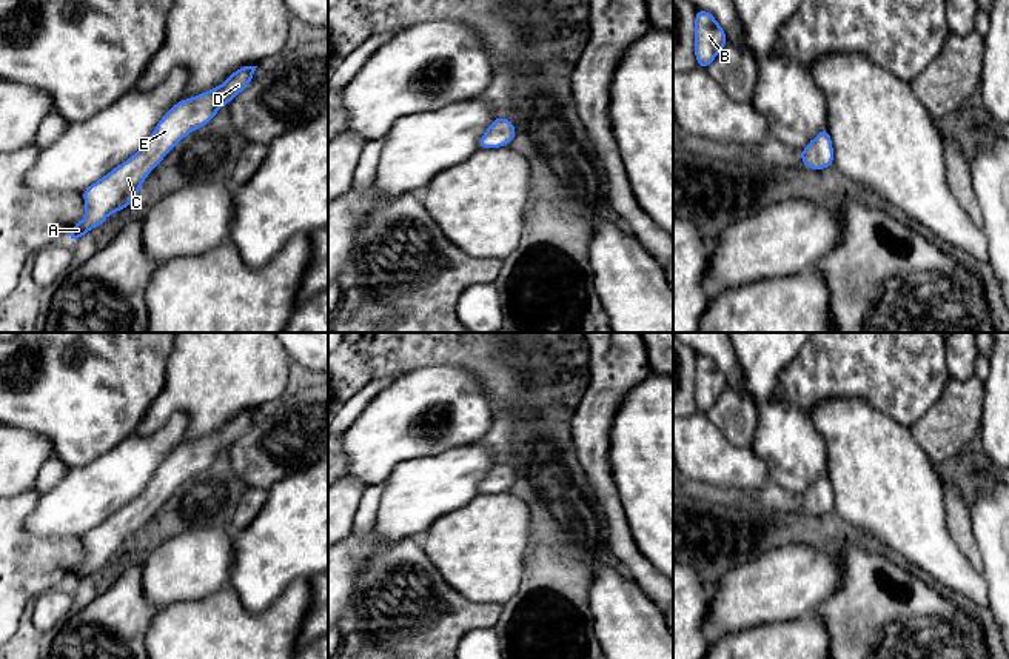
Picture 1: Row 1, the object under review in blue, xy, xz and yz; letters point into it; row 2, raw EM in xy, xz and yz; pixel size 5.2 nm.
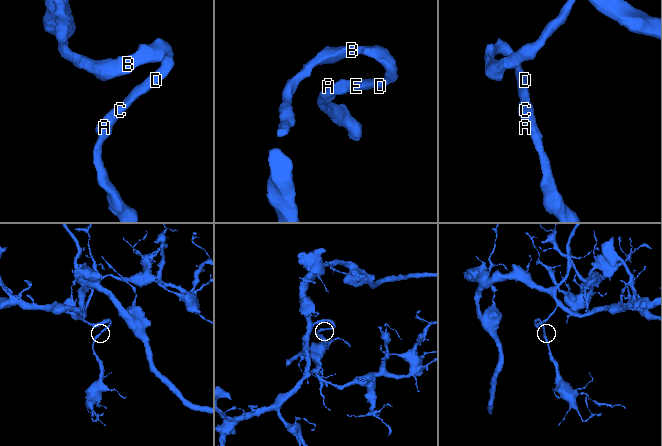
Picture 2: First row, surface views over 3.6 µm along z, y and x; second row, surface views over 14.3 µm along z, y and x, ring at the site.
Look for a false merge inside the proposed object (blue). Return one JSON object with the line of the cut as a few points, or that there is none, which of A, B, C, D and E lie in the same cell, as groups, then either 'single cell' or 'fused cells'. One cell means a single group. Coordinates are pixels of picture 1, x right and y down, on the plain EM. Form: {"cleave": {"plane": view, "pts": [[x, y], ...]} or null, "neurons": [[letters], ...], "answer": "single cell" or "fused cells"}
{"cleave": null, "neurons": [["A", "B", "C", "D", "E"]], "answer": "single cell"}

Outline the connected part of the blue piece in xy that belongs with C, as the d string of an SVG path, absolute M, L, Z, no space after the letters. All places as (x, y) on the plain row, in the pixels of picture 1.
M243 411L225 427L193 443L176 448L157 468L143 493L126 507L88 531L82 539L86 557L68 579L68 587L83 582L91 573L103 570L105 564L129 551L148 519L189 477L211 467L216 457L242 437L257 411Z

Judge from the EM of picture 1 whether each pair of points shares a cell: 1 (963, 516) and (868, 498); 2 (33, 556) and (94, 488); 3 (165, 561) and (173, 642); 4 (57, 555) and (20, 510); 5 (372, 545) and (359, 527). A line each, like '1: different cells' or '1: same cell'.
1: different cells
2: different cells
3: different cells
4: same cell
5: different cells

